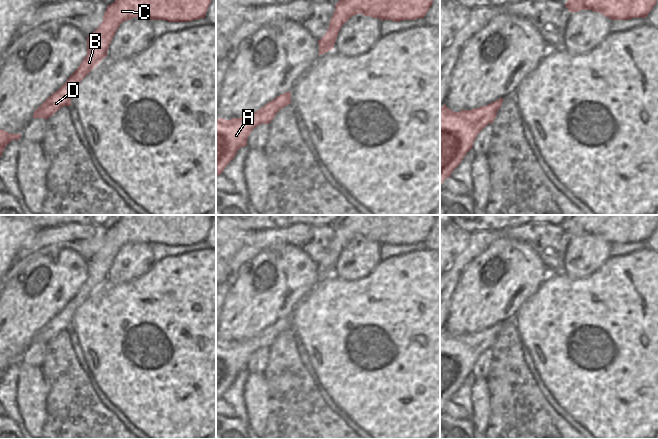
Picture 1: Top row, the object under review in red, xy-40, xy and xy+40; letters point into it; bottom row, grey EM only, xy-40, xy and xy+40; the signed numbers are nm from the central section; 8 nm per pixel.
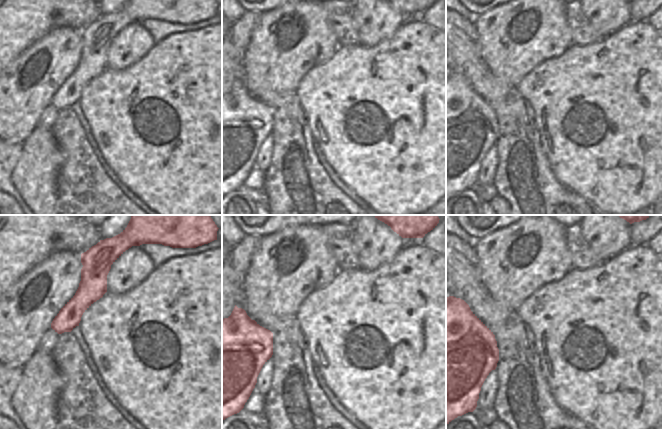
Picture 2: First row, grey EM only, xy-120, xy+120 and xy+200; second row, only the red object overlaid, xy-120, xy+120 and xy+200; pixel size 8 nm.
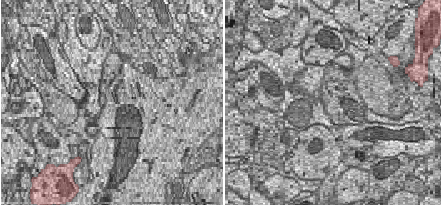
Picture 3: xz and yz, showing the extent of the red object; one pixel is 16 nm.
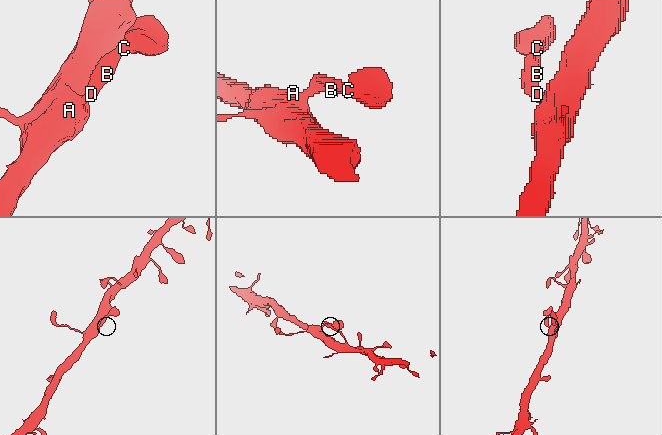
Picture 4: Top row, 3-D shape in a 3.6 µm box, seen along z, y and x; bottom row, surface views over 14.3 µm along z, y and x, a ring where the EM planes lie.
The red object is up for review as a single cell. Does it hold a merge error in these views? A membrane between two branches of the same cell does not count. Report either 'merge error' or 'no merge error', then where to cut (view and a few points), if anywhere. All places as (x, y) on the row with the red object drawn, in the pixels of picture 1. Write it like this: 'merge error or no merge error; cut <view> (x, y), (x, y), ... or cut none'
no merge error; cut none

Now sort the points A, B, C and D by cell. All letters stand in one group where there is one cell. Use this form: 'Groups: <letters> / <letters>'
Groups: A B C D

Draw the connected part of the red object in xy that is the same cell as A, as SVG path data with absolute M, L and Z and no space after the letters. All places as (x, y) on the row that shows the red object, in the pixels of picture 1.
M291 92L280 94L248 116L216 119L216 178L233 160L237 151L247 146L251 131L260 124L269 124L288 104L291 104Z

